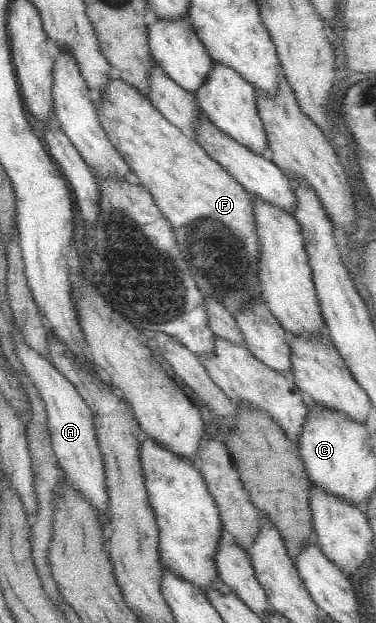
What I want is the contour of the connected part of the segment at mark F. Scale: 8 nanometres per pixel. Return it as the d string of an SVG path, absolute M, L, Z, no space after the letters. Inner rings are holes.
M108 77L105 82L105 89L101 92L99 101L95 101L95 106L97 107L98 122L105 132L106 138L128 165L128 170L137 178L137 183L150 193L160 215L170 224L172 231L174 231L176 246L182 252L182 256L186 264L188 264L190 275L196 287L203 295L213 296L216 300L222 302L223 307L234 316L238 309L241 309L250 299L259 297L260 294L257 265L258 236L256 236L256 225L254 225L254 204L251 195L226 172L226 169L223 169L214 159L211 159L195 139L184 136L181 130L178 130L176 126L162 118L162 115L152 106L149 99L143 97L133 86L127 85L123 80Z

